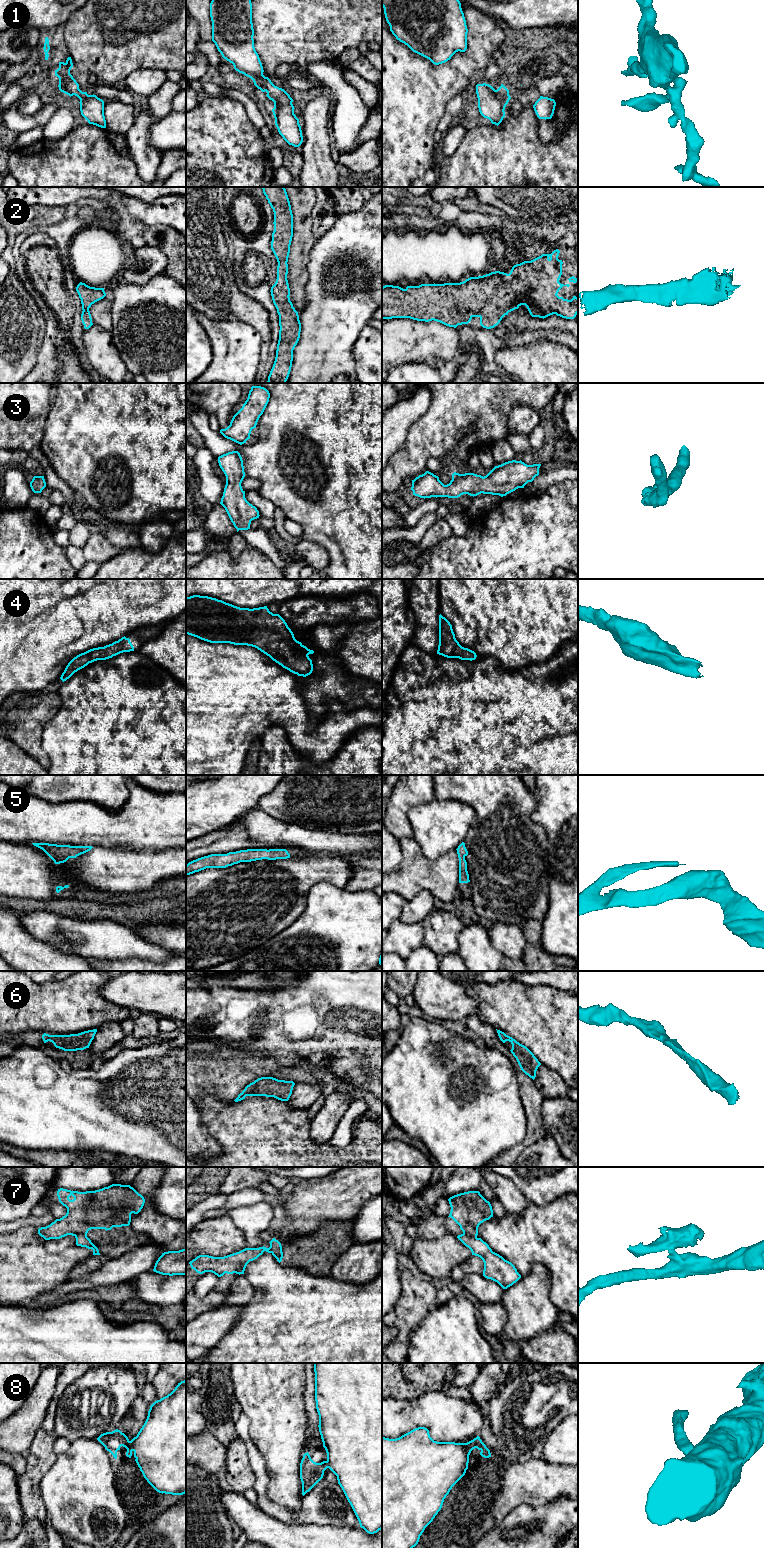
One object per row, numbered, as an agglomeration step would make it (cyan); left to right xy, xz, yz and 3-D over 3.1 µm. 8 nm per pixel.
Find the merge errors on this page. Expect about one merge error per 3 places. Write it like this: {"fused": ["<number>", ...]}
{"fused": ["7", "8"]}

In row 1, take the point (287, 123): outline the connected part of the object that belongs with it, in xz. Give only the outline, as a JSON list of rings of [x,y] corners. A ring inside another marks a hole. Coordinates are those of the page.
[[[212,0],[210,17],[212,41],[222,57],[232,63],[236,71],[251,78],[258,89],[267,92],[266,96],[274,102],[272,112],[279,134],[289,145],[299,147],[303,142],[303,136],[299,119],[294,114],[293,99],[284,89],[275,86],[268,77],[263,75],[263,66],[254,47],[251,0]]]

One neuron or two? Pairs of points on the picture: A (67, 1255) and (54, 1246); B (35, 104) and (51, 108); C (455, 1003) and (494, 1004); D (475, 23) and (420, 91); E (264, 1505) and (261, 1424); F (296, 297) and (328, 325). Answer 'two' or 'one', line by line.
A: two
B: two
C: two
D: one
E: two
F: two

